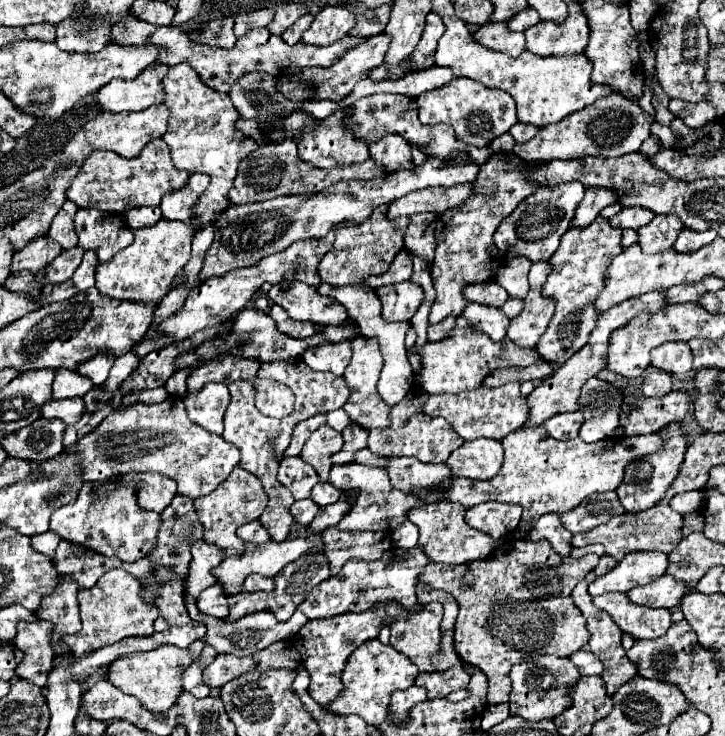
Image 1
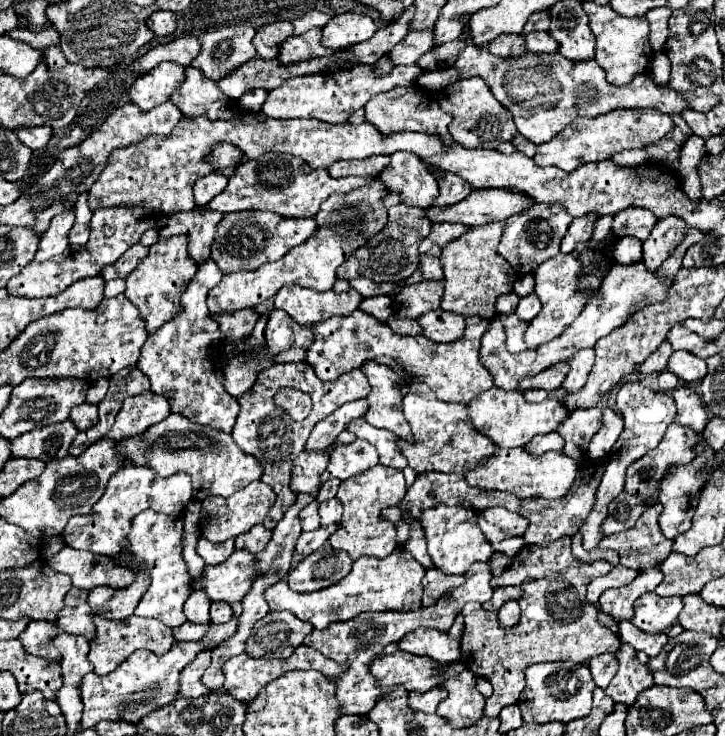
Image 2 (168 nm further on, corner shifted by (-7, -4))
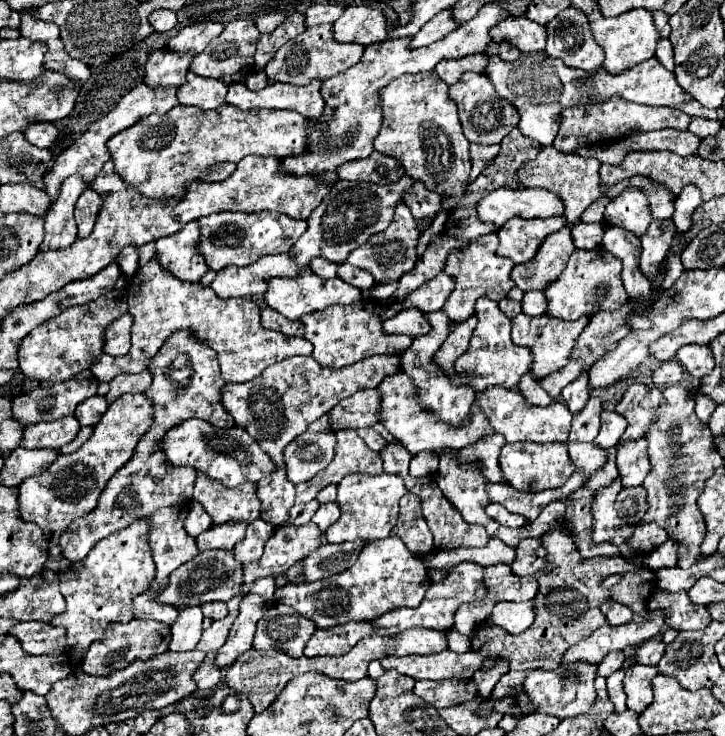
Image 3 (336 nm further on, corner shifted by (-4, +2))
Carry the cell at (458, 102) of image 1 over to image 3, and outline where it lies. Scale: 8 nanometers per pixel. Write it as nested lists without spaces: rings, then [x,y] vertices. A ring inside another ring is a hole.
[[[476,72],[462,74],[462,78],[454,86],[450,86],[448,94],[458,106],[460,124],[462,124],[464,136],[468,138],[470,144],[494,144],[494,142],[500,142],[512,128],[518,126],[516,108],[508,100],[500,98],[494,92],[494,86],[490,84],[486,74],[476,74]]]

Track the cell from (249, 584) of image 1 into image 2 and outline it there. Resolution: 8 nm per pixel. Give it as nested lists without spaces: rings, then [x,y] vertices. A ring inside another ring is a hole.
[[[403,548],[393,550],[387,558],[357,558],[353,562],[353,570],[341,582],[335,582],[323,590],[299,594],[289,590],[287,582],[281,580],[265,590],[265,600],[269,602],[271,612],[289,610],[299,620],[311,622],[315,628],[323,630],[333,622],[347,622],[361,612],[383,612],[383,610],[419,610],[421,608],[421,594],[423,586],[421,580],[425,576],[425,568],[419,564]]]

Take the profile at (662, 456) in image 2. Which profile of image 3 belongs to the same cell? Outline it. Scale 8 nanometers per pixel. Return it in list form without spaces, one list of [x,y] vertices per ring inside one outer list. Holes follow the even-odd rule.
[[[636,440],[634,444],[624,444],[618,448],[616,466],[620,470],[622,484],[628,486],[640,486],[646,474],[650,472],[650,460],[648,460],[648,444],[646,440]]]

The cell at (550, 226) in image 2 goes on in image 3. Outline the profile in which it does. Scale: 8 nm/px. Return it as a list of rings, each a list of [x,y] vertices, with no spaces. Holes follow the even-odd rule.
[[[564,216],[550,218],[510,218],[500,230],[498,256],[514,260],[514,264],[524,264],[532,260],[542,244],[542,240],[558,232],[566,224]]]

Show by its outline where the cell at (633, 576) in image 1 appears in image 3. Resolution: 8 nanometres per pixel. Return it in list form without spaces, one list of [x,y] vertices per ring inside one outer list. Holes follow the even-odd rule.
[[[612,598],[602,604],[602,612],[606,614],[606,618],[608,618],[608,622],[612,626],[620,626],[620,624],[624,624],[626,620],[630,620],[634,616],[632,610],[626,604],[620,604],[620,602],[612,600]]]

